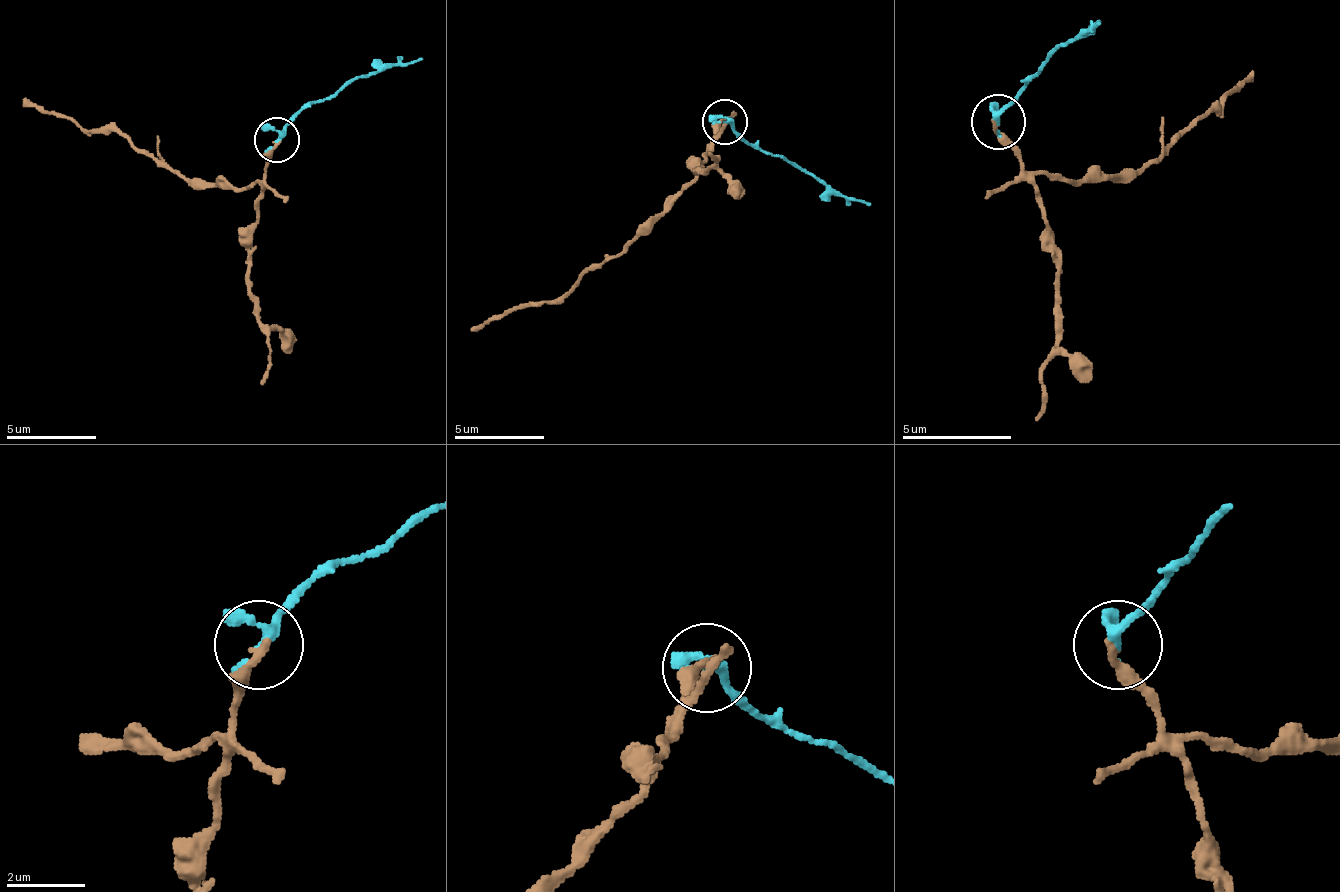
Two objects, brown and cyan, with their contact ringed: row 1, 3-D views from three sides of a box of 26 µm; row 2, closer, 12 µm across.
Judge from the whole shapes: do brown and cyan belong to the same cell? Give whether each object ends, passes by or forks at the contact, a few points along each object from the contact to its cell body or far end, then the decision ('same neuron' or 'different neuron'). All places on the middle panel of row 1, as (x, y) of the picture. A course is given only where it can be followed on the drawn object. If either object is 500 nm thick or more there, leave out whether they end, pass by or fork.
brown ends | cyan passes by | brown via (723, 123), (705, 145), (701, 172), (638, 235), (566, 294), (526, 303), (472, 329) | cyan via (723, 123), (750, 145), (786, 159), (804, 172), (872, 204) | different neuron

